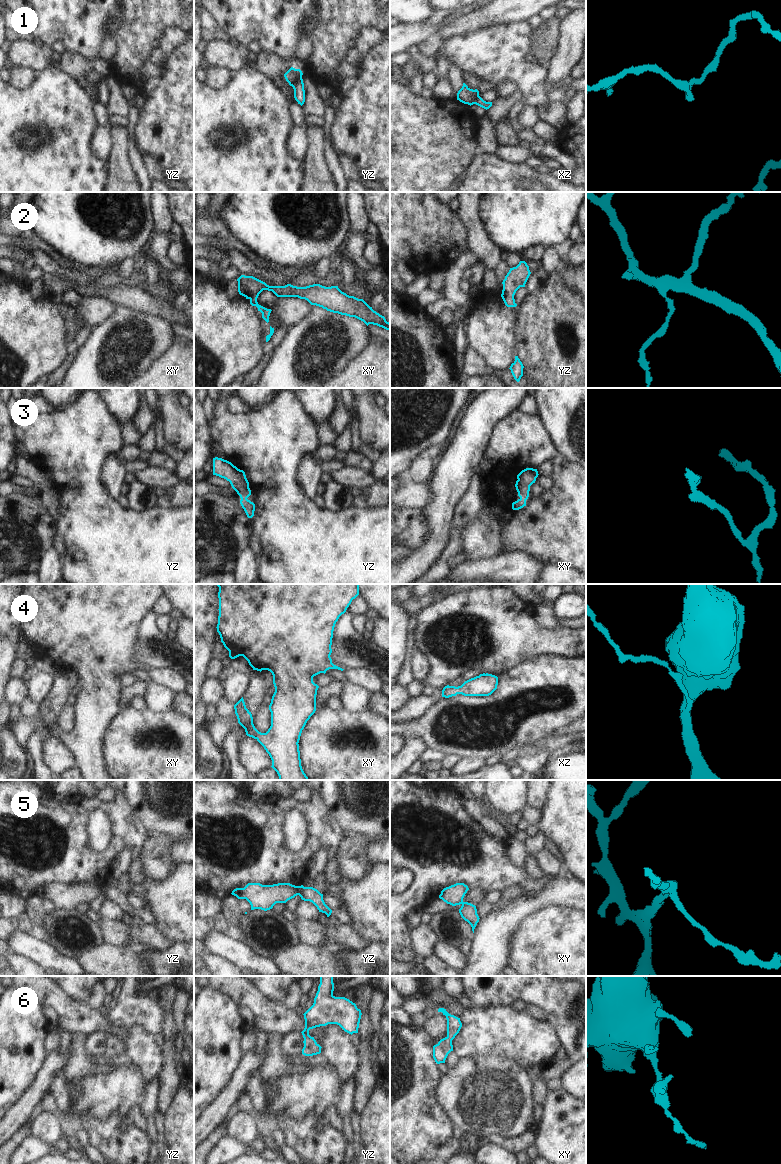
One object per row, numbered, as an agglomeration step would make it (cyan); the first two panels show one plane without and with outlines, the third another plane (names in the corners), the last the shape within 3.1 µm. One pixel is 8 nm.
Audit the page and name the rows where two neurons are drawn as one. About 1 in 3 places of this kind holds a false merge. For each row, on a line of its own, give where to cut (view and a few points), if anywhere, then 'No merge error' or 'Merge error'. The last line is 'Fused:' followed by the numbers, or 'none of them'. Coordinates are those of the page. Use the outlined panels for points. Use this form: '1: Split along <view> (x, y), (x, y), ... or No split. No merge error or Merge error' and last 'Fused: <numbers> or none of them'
1: Split along yz (302, 73), (291, 85). Merge error
2: No split. No merge error
3: No split. No merge error
4: No split. No merge error
5: No split. No merge error
6: No split. No merge error
Fused: 1

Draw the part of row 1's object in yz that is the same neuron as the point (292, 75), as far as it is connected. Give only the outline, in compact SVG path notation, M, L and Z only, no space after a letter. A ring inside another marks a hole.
M291 67L285 74L284 77L286 81L292 86L295 82L297 82L302 76L302 71L300 69L295 69Z

